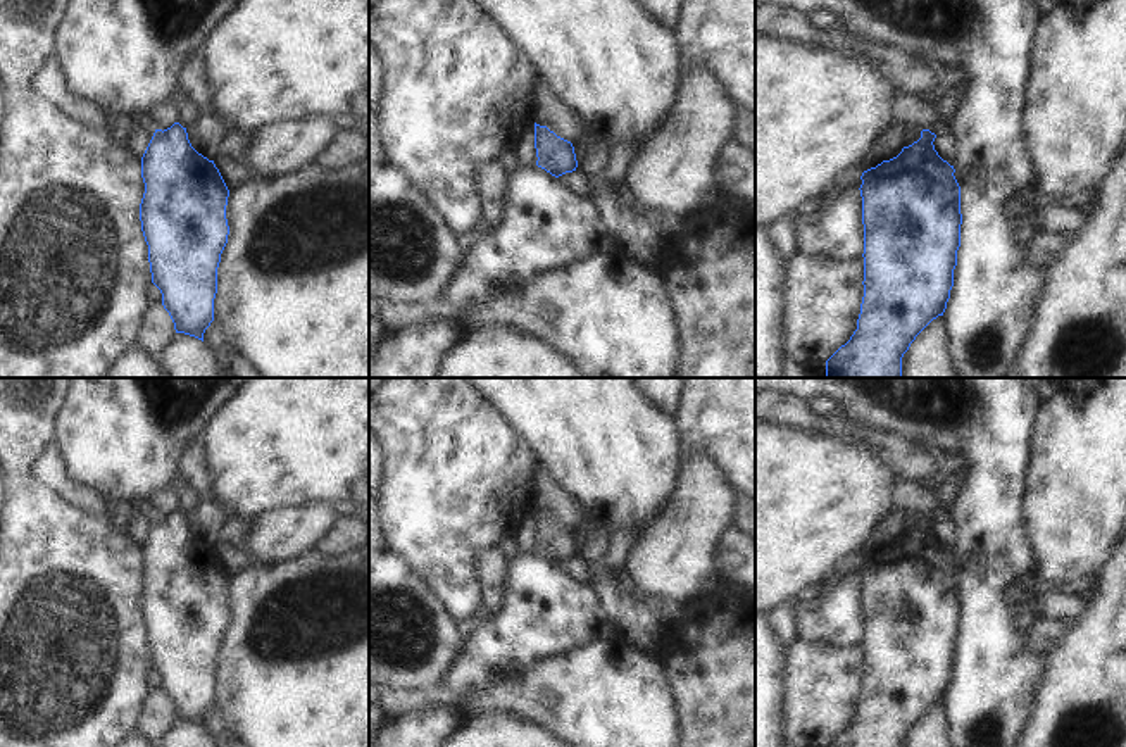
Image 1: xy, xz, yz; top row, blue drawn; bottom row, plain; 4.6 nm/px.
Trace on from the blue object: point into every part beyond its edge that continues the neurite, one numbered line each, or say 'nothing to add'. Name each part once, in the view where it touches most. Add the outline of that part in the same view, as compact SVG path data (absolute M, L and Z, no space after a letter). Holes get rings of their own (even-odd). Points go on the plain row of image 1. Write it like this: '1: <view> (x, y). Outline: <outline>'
nothing to add

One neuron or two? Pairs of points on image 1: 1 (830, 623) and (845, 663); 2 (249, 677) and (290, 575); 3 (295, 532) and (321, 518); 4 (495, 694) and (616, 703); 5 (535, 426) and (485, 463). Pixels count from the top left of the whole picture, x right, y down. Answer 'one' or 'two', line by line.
1: two
2: one
3: one
4: one
5: two

